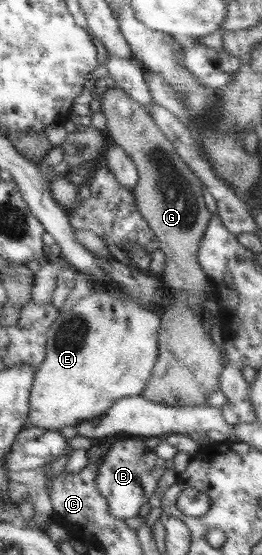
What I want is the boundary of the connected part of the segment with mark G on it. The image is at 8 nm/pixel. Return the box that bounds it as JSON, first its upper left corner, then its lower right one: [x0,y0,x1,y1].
[99,87,224,406]

